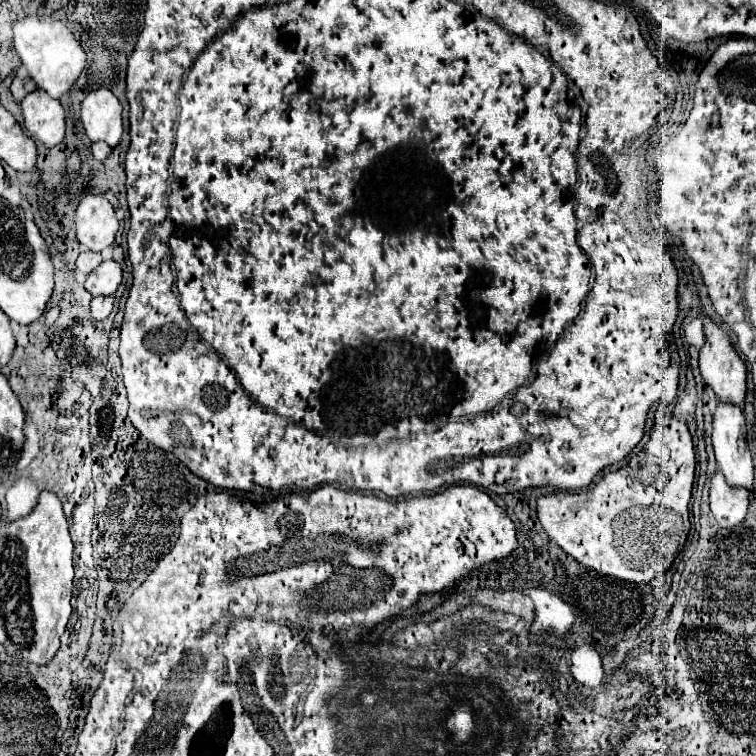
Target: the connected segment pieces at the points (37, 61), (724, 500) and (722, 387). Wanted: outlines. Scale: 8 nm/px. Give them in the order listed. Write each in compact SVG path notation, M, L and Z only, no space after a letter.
M28 15L24 19L18 19L14 23L14 49L32 81L54 99L66 93L86 67L86 53L82 51L74 35L62 21L52 17Z
M716 469L710 477L710 511L720 527L736 527L744 521L750 493L744 487L728 485L726 477Z
M700 315L704 323L704 347L700 349L700 375L706 385L710 385L720 401L730 401L734 405L744 407L746 395L746 363L740 359L736 349L730 343L728 333L716 325L708 315Z

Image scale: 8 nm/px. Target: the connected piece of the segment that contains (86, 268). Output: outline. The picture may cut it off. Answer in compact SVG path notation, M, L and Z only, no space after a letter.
M84 251L80 253L80 257L76 259L76 271L80 275L88 275L92 269L96 269L102 263L102 255L100 253L92 253L92 251Z

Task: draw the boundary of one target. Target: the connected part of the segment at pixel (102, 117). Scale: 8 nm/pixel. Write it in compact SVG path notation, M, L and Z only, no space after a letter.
M106 87L90 91L86 99L82 101L82 123L84 123L86 135L90 137L90 141L104 141L116 147L122 137L122 105L118 103L116 95Z

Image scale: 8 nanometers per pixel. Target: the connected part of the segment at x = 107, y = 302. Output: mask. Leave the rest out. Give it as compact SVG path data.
M108 295L108 297L94 297L92 303L90 303L90 315L96 321L104 321L112 313L112 301L114 301L112 295Z

